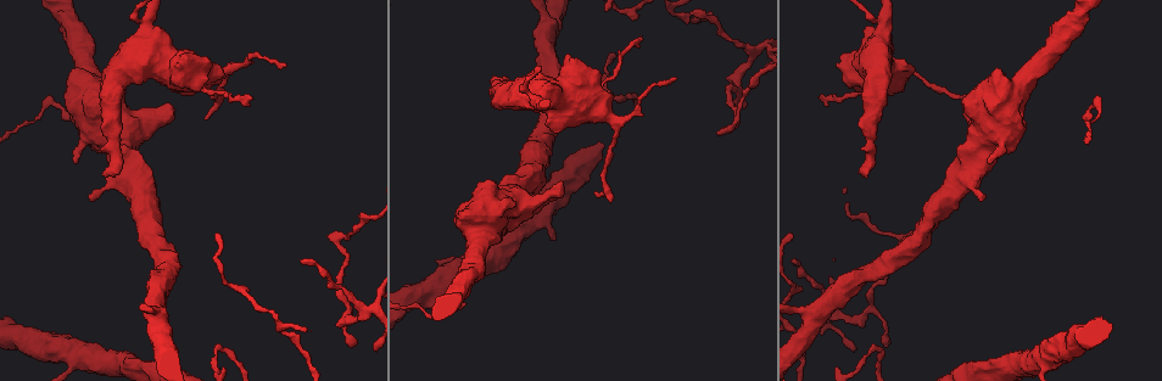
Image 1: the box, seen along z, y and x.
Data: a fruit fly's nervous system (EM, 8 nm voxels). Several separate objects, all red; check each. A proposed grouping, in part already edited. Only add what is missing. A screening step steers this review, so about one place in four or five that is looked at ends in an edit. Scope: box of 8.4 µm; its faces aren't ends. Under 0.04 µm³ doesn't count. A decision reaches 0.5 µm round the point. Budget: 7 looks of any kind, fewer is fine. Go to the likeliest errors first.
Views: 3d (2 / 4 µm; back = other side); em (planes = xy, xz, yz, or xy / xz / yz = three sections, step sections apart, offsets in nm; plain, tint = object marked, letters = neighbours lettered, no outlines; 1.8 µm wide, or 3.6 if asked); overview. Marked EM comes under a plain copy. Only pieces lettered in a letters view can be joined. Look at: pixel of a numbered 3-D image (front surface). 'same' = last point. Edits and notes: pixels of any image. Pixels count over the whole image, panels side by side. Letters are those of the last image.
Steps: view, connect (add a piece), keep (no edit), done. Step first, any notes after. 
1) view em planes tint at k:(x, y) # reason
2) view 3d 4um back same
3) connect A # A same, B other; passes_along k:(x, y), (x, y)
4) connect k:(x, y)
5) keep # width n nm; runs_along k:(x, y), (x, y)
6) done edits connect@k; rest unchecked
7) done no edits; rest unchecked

view em yz step 8 letters at 1:(106, 176) # end of a long branch

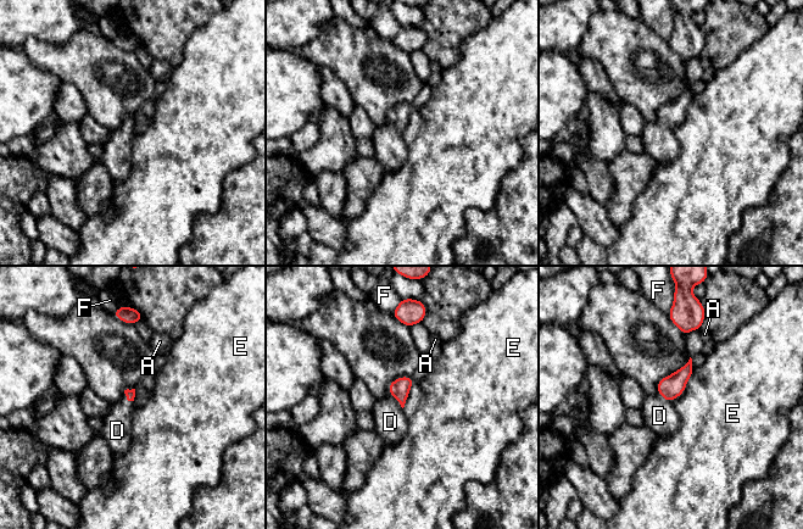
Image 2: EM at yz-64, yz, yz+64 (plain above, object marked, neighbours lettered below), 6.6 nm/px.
view em planes letters same

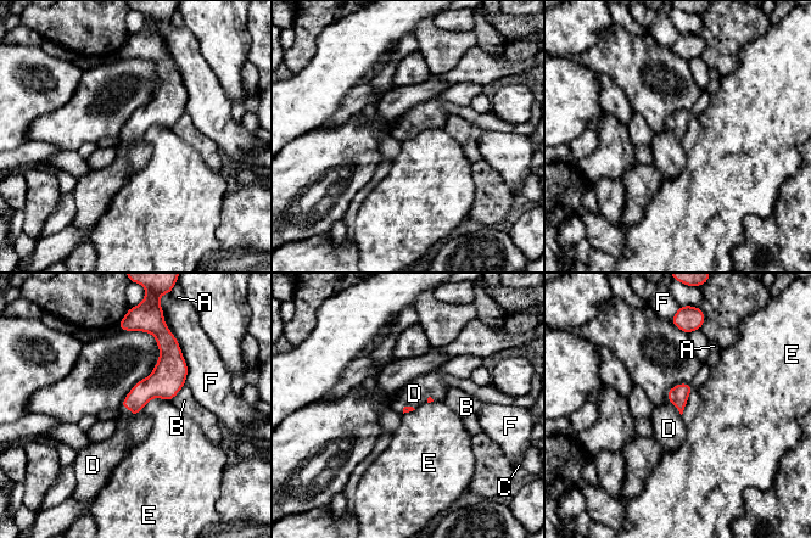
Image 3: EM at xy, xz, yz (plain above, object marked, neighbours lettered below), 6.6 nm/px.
connect D # longest_contact F 360 nm; A other, B other, C other, D same, E other, F other; it goes on there

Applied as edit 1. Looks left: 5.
view overview # see it whole again

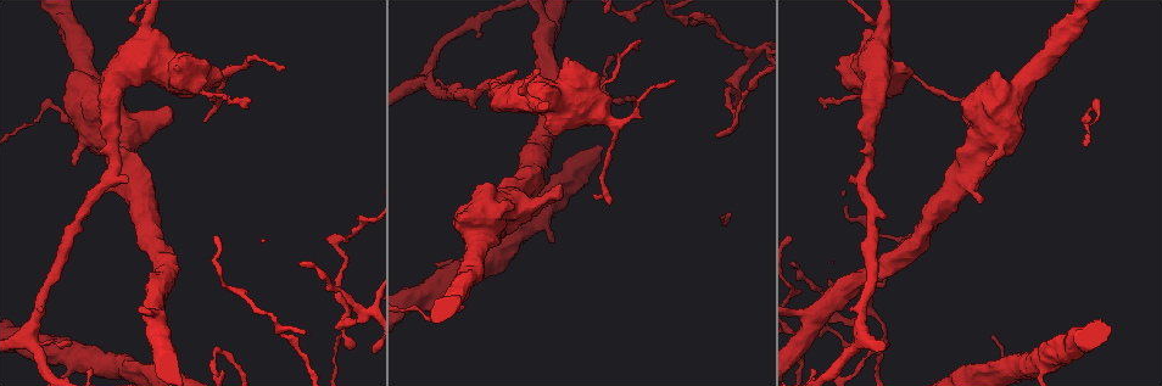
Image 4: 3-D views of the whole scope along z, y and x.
view 3d 2um at 4:(889, 344) # tapers out

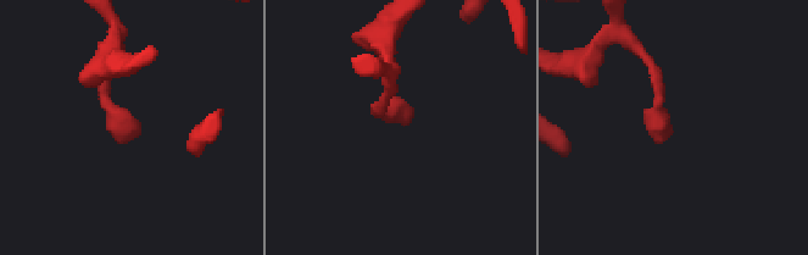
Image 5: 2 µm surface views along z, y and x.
view em xy step 8 letters at 5:(133, 127)

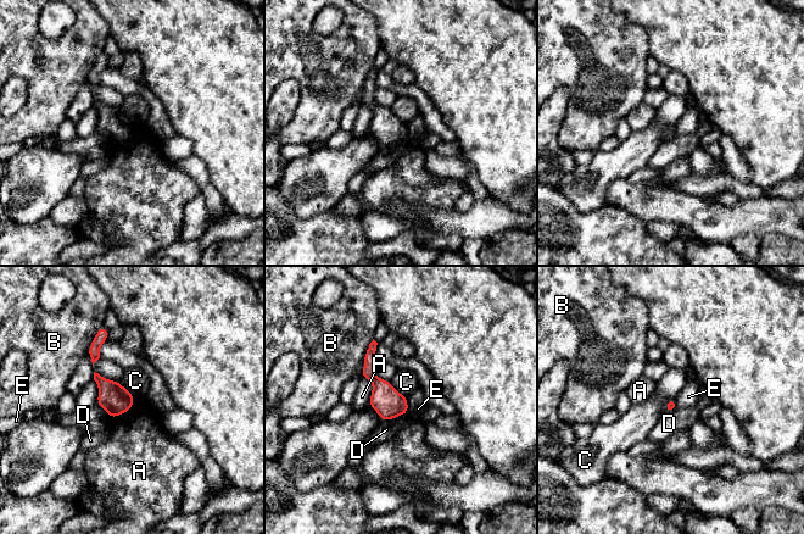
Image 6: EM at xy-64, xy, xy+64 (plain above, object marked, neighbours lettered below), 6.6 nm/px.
connect D # width 70 nm; longest_contact B 260 nm; A other, B other, C other, D same, E other; it goes on there

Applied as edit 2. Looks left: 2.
view 3d 2um back at 4:(168, 106) # free end

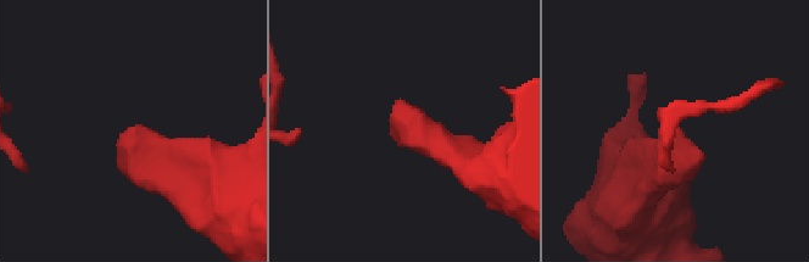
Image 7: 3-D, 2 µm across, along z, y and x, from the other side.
view em planes letters at 7:(679, 127)

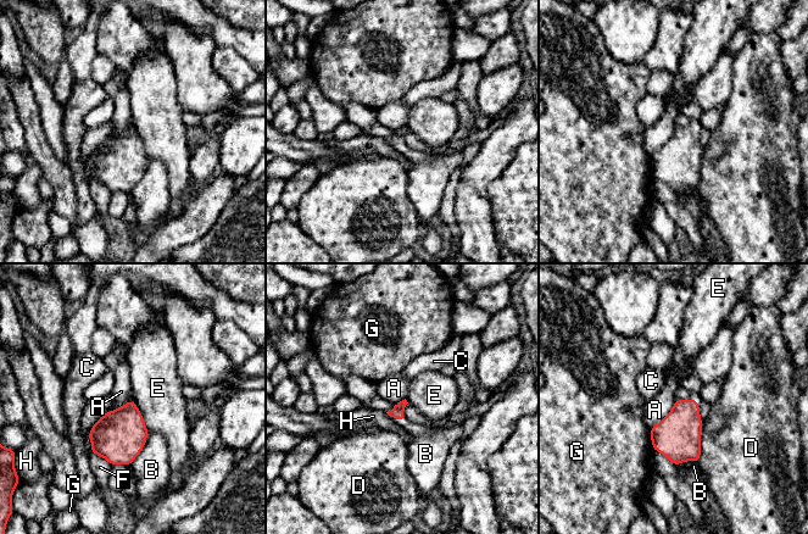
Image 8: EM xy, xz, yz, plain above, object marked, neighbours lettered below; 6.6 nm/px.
keep # A other, B other, C other, D other, E other, F other, G other, H other; border 8:(676, 399), (672, 409), (650, 429); none of them fits

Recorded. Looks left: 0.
done edits connect@3, connect@6; rest unchecked

